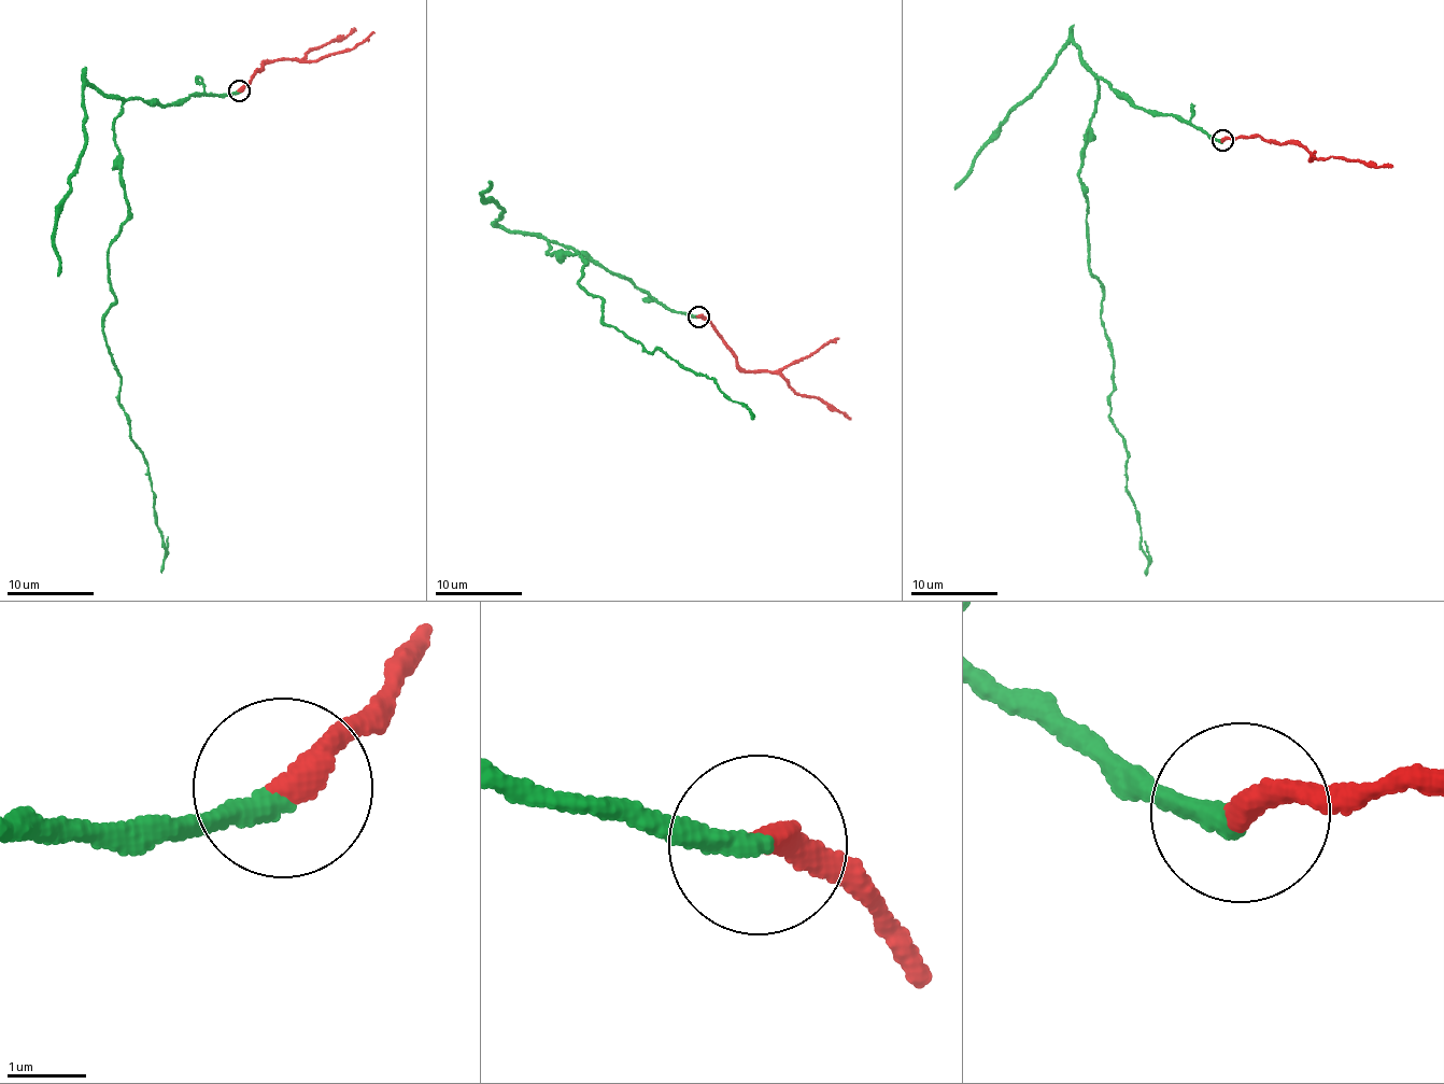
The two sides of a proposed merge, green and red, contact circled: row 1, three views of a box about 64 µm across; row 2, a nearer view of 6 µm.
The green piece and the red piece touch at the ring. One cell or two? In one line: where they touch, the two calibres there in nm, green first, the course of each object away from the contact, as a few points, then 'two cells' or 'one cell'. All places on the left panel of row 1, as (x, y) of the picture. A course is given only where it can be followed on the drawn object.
at (239, 90); 260 nm thick on the green side, 360 nm on the other; green runs (239, 90), (132, 98), (113, 125), (128, 210), (102, 336), (150, 472), (159, 572); red runs (239, 90), (252, 80), (255, 70), (266, 62), (297, 57), (300, 59), (311, 51), (347, 37), (356, 28); one cell

